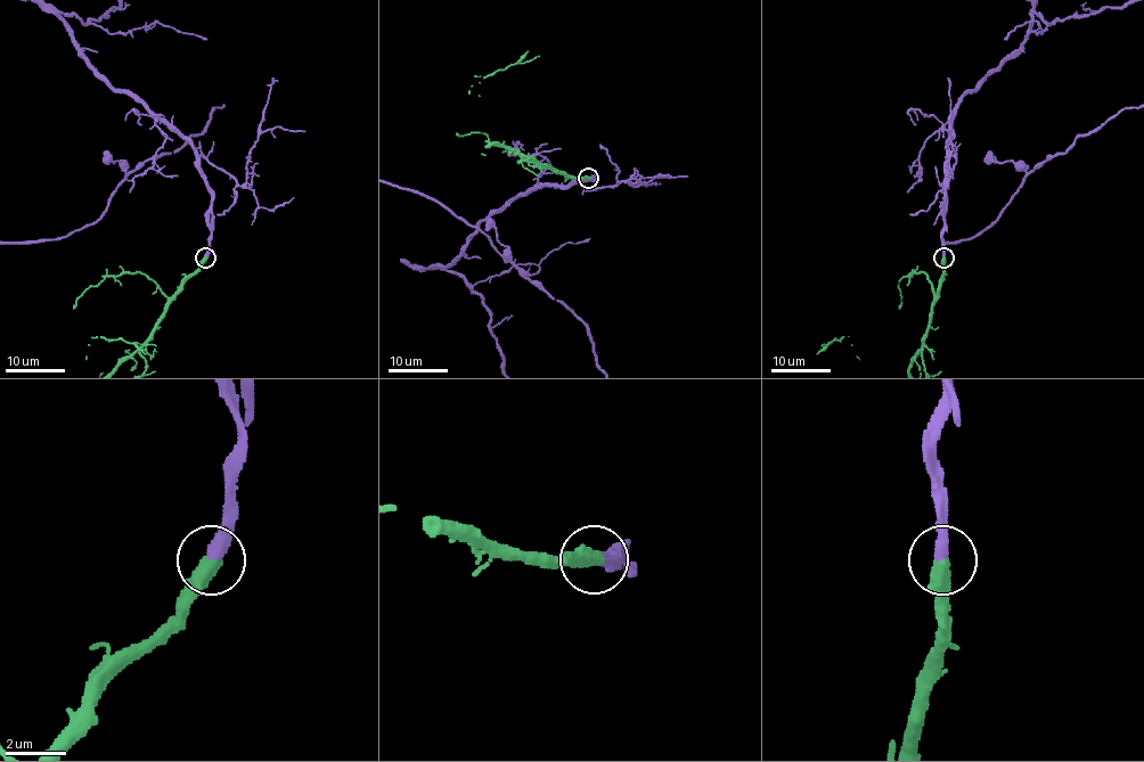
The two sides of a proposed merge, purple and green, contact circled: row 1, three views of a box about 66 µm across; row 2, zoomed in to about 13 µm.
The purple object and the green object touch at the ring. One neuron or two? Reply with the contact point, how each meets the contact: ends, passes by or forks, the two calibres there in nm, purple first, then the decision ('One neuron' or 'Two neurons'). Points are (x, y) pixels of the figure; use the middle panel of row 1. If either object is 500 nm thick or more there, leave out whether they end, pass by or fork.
Place: (588, 178). Thickness 440 nm (purple) against 550 nm. One neuron

